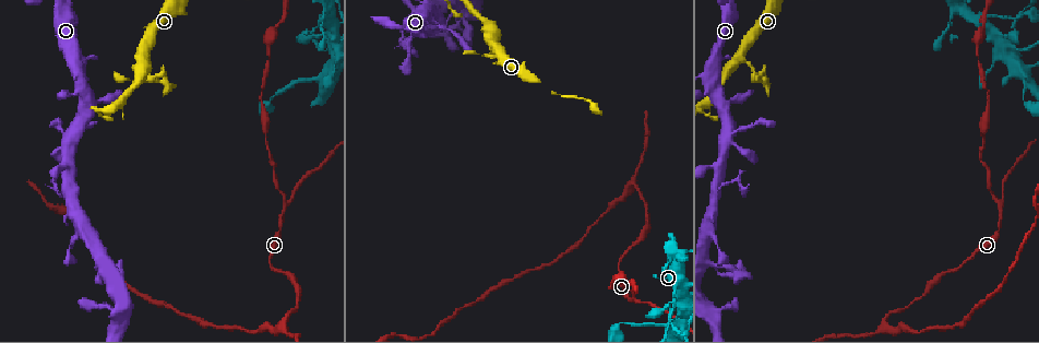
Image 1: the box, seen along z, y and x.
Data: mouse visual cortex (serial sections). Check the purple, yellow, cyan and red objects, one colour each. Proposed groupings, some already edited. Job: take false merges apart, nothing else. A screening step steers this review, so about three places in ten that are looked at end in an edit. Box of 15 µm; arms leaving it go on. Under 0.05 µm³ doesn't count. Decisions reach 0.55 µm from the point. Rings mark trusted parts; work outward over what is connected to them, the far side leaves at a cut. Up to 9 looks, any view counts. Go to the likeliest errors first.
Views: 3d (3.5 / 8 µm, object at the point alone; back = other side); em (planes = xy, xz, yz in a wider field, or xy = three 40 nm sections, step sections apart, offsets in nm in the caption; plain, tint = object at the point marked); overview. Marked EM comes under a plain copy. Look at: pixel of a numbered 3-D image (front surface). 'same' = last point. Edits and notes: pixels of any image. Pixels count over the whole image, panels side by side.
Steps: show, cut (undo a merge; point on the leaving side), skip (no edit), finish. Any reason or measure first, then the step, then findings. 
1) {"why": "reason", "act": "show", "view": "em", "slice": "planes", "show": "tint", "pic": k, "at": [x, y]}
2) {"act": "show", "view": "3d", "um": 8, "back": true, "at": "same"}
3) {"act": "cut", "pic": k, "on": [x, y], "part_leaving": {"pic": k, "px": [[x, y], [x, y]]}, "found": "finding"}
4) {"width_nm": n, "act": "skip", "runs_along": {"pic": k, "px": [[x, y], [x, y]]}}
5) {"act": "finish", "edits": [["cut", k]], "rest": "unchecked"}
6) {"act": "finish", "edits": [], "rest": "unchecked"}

{"why": "arms part here", "act": "show", "view": "3d", "um": 3.5, "back": true, "pic": 1, "at": [1000, 204]}

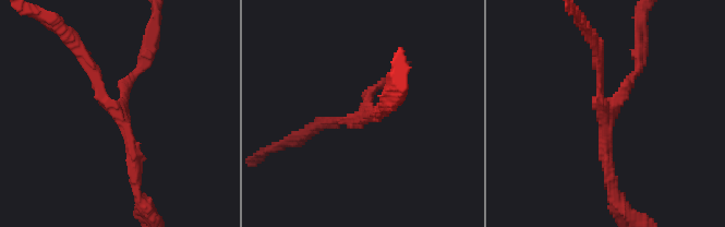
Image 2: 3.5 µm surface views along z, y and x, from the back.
{"arms": 3, "arm_widths_nm": [150, 150, 150], "act": "show", "view": "em", "slice": "xy", "step": 5, "show": "tint", "pic": 2, "at": [367, 111]}

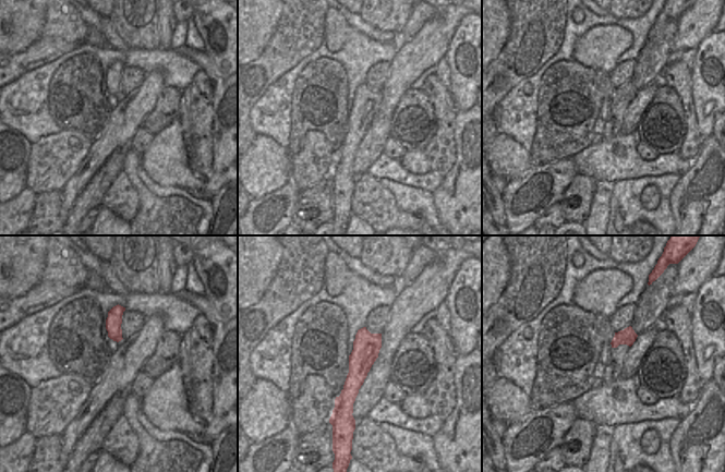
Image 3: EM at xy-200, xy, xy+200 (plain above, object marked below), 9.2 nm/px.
{"act": "skip", "runs_along": {"pic": 2, "px": [[611, 189], [604, 124], [638, 58]]}, "found": "one cell here"}

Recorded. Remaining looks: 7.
{"why": "three arms meet", "act": "show", "view": "3d", "um": 8, "pic": 1, "at": [885, 325]}

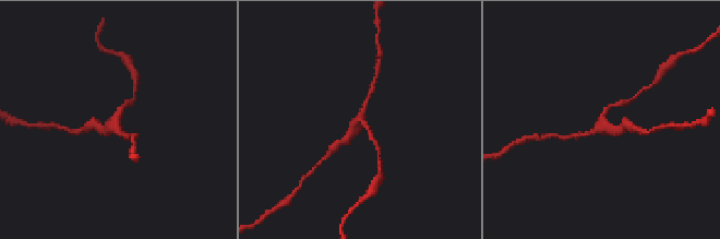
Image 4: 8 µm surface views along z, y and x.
{"why": "closer look", "act": "show", "view": "3d", "um": 3.5, "pic": 4, "at": [116, 118]}

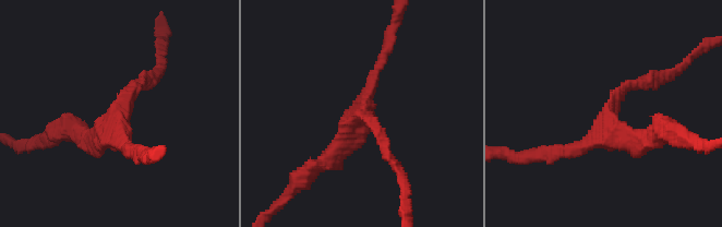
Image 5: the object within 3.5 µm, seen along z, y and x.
{"act": "show", "view": "em", "slice": "planes", "show": "tint", "pic": 5, "at": [610, 121]}

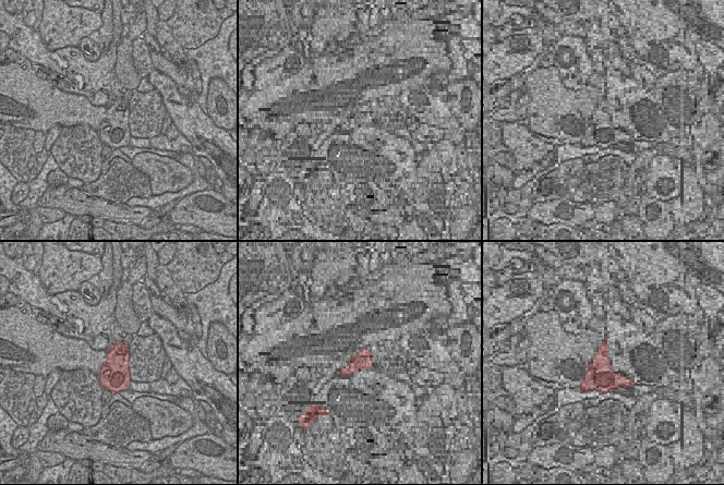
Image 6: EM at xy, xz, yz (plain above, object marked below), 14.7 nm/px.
{"arms": 3, "arm_widths_nm": [150, 200, 300], "act": "skip", "runs_along": {"pic": 5, "px": [[143, 79], [99, 142], [80, 132]]}, "found": "one cell here"}

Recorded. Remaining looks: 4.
{"why": "abrupt turn", "act": "show", "view": "3d", "um": 3.5, "pic": 1, "at": [69, 139]}

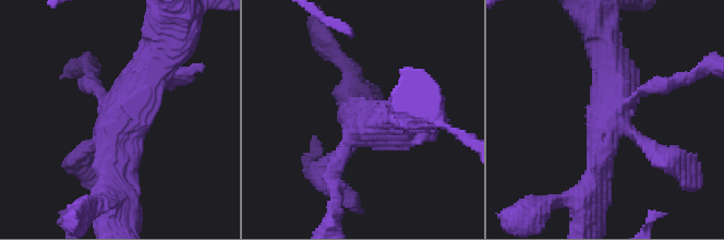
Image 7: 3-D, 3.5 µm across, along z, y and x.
{"arms": 4, "arm_widths_nm": [200, 200, 400, 500], "why": "now the EM", "act": "show", "view": "em", "slice": "xy", "step": 2, "show": "tint", "pic": 7, "at": [605, 118]}

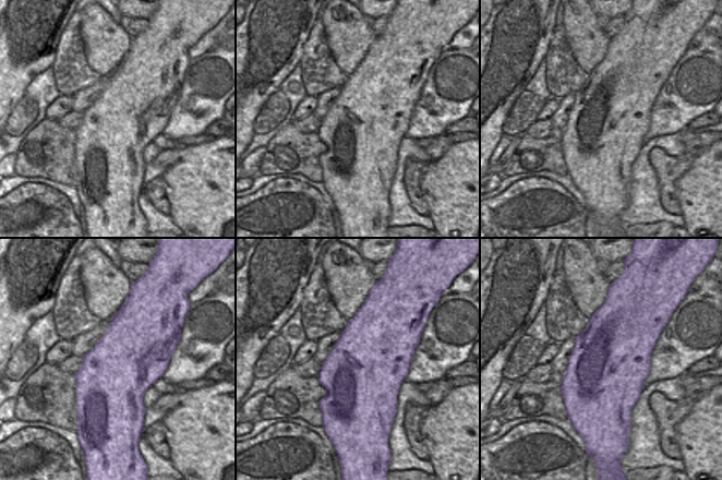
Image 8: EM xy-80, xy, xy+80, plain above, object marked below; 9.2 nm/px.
{"act": "skip", "found": "all the same cell"}

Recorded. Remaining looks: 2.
{"why": "thin arm on a thick one", "act": "show", "view": "3d", "um": 3.5, "pic": 1, "at": [329, 10]}

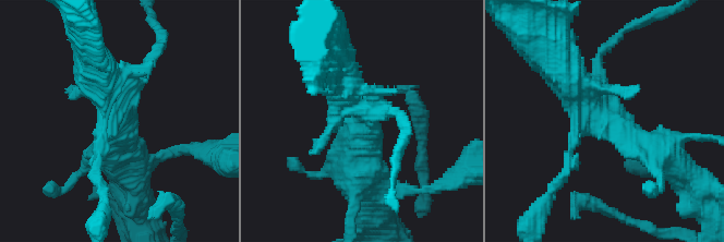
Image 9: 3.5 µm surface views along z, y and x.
{"why": "need the tissue", "act": "show", "view": "em", "slice": "xy", "step": 1, "show": "tint", "pic": 9, "at": [356, 115]}

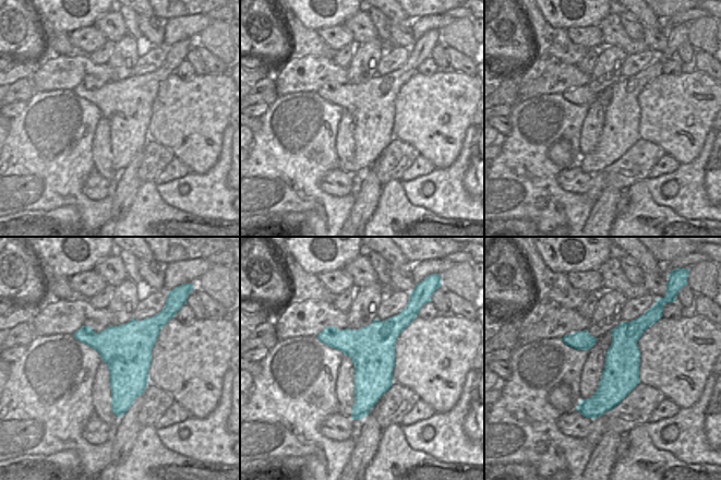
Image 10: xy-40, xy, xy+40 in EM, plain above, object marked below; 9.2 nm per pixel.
{"act": "cut", "pic": 9, "on": [95, 171], "part_leaving": {"pic": 9, "px": [[577, 132], [535, 226]]}, "found": "a second cell is stuck on"}

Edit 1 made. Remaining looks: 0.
{"act": "finish", "edits": [["cut", 9]], "rest": "unchecked"}

